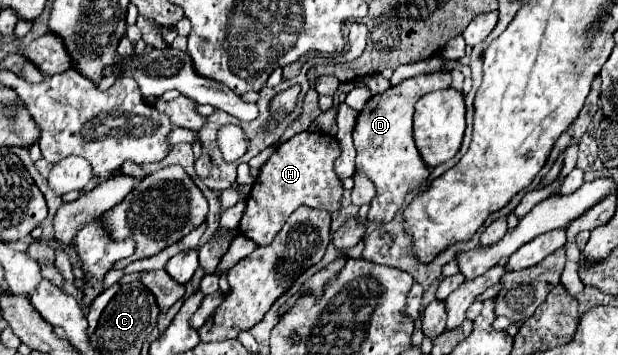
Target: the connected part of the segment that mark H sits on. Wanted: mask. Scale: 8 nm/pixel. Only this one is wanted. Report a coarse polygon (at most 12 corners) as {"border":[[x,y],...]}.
{"border":[[336,137],[280,143],[246,199],[240,233],[270,245],[300,205],[334,213]]}

